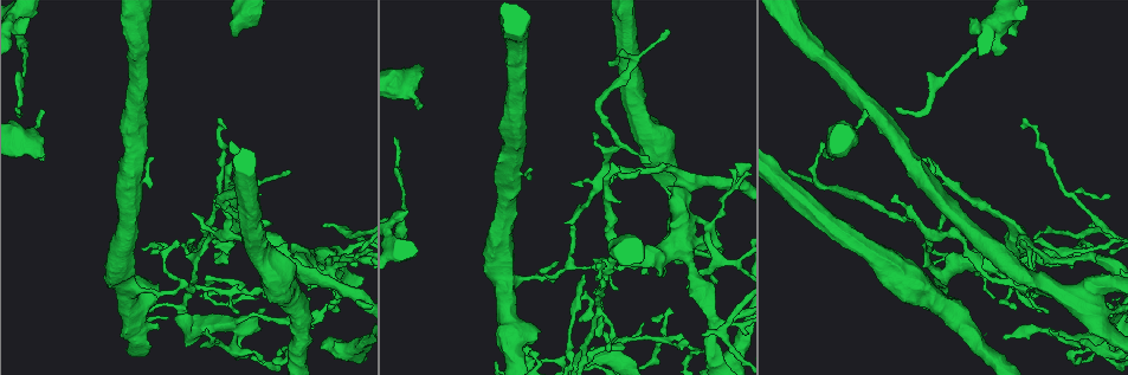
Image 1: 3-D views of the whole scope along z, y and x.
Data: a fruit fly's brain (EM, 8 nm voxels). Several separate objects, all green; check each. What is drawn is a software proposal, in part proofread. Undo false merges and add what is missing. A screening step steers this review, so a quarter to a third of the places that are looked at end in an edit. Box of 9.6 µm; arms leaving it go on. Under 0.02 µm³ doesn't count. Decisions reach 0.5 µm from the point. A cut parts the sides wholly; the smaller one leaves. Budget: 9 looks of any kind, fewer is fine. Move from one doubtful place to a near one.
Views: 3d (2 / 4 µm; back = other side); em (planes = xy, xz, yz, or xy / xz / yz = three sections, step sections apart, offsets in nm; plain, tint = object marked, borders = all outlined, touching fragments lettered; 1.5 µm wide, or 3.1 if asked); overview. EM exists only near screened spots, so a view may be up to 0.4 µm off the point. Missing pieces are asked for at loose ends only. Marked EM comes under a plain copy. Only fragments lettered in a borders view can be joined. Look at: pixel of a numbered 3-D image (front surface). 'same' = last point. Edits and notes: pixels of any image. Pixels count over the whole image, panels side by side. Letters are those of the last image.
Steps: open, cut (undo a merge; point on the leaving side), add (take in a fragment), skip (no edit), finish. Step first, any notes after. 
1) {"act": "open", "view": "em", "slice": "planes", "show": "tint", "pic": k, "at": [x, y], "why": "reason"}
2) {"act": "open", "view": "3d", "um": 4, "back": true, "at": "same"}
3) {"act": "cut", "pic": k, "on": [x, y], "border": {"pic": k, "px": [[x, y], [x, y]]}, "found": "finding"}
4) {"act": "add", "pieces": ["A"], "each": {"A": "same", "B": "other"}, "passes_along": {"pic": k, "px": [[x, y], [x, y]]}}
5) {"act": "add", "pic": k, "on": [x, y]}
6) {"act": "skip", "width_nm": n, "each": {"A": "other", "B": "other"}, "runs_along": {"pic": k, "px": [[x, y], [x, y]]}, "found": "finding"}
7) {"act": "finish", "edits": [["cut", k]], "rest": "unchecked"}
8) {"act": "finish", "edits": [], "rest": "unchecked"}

{"act": "open", "view": "3d", "um": 4, "back": true, "pic": 1, "at": [24, 57], "why": "sudden change in width"}

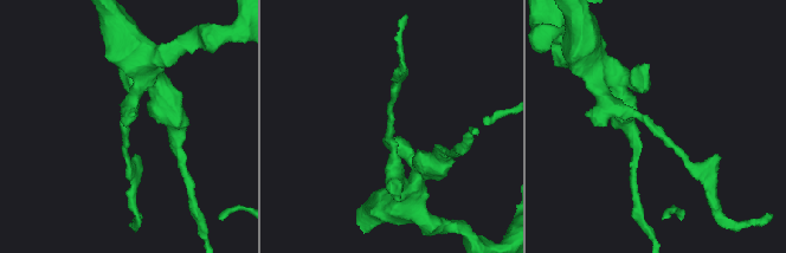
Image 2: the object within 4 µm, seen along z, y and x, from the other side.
{"act": "open", "view": "em", "slice": "xy", "step": 4, "show": "borders", "pic": 2, "at": [657, 130]}

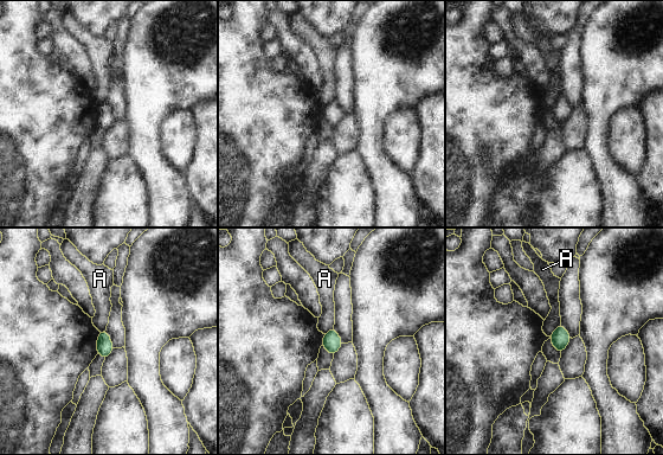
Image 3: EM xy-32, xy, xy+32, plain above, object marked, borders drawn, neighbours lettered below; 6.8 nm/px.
{"act": "skip", "each": {"A": "other"}, "border": {"pic": 3, "px": [[560, 322], [549, 337]]}, "found": "continuous, no second neuron"}

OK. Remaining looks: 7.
{"act": "open", "view": "em", "slice": "planes", "show": "borders", "pic": 1, "at": [42, 159], "why": "thick end"}

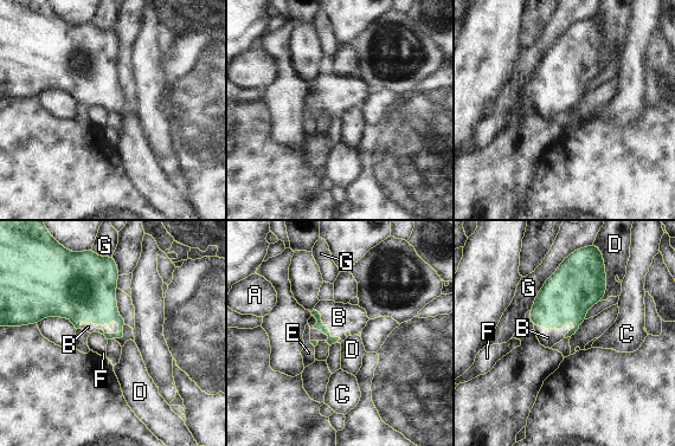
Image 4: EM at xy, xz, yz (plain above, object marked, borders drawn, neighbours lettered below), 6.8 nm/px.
{"act": "add", "pieces": ["B"], "each": {"A": "other", "B": "same", "C": "other", "D": "other", "E": "other", "F": "other", "G": "other"}, "found": "the neuron continues"}

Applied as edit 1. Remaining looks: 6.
{"act": "open", "view": "em", "slice": "planes", "show": "tint", "pic": 1, "at": [239, 32], "why": "long arm stops here"}

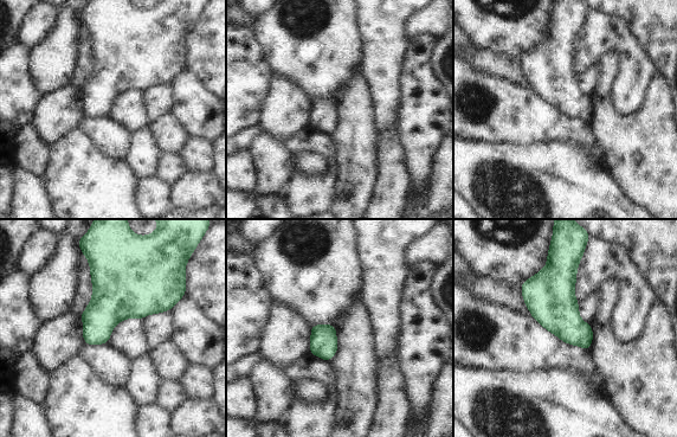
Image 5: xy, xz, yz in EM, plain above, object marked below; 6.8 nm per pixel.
{"act": "open", "view": "em", "slice": "planes", "show": "borders", "at": "same", "why": "what lies round it"}

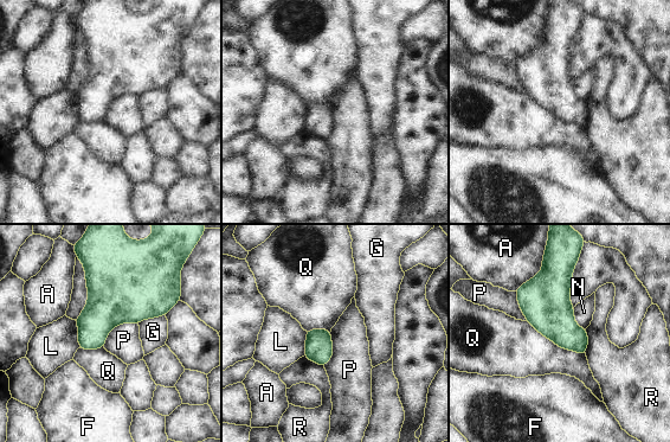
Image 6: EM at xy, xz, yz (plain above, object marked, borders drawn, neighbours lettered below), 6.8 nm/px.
{"act": "skip", "each": {"A": "other", "F": "other", "G": "other", "L": "other", "N": "other", "P": "other", "Q": "other", "R": "other"}, "border": {"pic": 6, "px": [[137, 322], [116, 325], [103, 346]]}, "found": "no lettered fragment goes on from it"}

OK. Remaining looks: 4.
{"act": "finish", "edits": [["add", 4]], "rest": "unchecked"}

